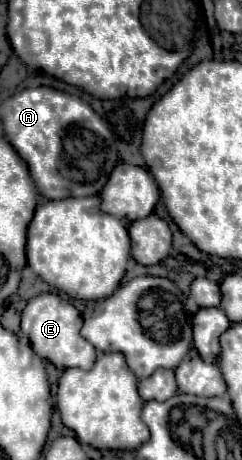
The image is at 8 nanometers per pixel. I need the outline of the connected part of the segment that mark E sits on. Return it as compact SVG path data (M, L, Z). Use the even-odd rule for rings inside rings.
M42 293L30 299L22 311L22 323L30 323L28 337L34 351L42 359L52 361L58 369L68 369L68 367L90 369L94 365L96 349L80 335L80 327L82 327L80 311L68 301L60 299L56 293Z

